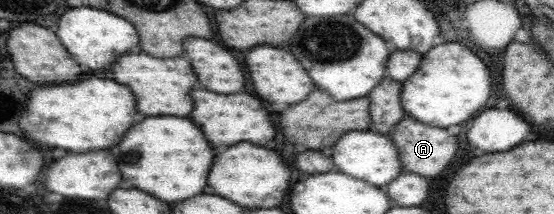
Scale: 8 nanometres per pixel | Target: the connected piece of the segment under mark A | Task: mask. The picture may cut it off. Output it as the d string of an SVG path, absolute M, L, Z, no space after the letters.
M410 116L404 117L388 136L398 147L402 162L406 162L406 170L416 172L420 176L440 176L450 166L460 146L458 138L452 136L448 130L427 125Z

